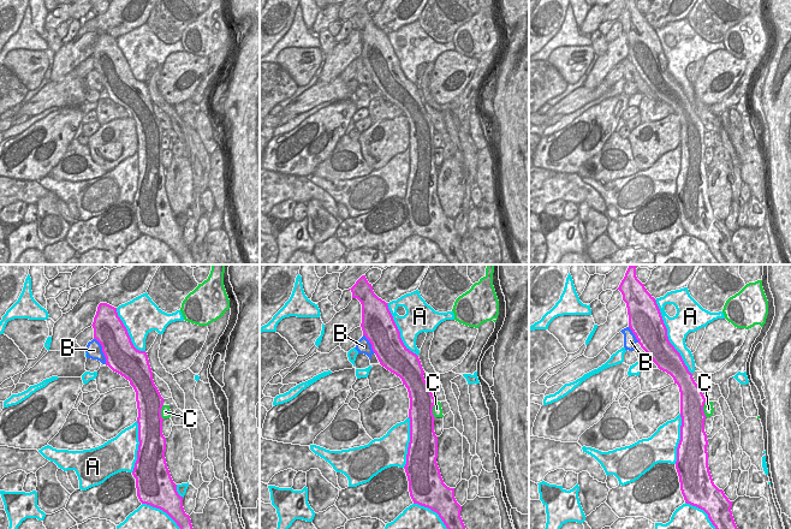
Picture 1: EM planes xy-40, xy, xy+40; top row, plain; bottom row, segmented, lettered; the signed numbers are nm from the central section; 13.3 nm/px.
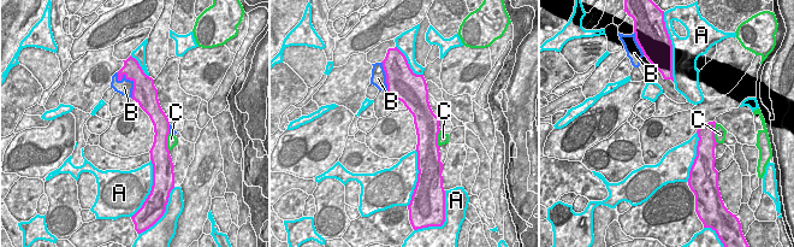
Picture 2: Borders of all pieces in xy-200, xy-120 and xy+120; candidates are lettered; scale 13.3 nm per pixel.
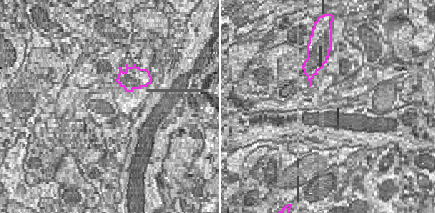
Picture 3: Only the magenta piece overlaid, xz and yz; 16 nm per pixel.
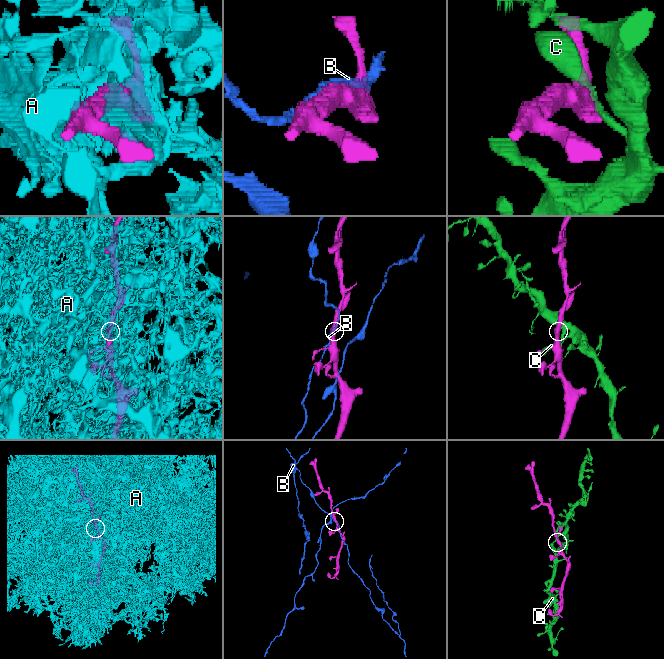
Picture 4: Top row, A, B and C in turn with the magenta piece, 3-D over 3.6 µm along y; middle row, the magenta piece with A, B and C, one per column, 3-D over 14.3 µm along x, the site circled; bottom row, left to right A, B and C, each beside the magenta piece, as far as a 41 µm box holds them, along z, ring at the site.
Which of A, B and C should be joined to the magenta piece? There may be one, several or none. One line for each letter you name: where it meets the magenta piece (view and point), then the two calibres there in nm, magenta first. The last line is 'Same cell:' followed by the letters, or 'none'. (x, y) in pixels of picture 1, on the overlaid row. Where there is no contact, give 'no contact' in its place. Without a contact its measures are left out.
Same cell: none

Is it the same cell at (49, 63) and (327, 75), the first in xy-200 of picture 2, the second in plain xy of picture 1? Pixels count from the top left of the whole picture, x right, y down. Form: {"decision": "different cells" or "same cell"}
{"decision": "different cells"}

